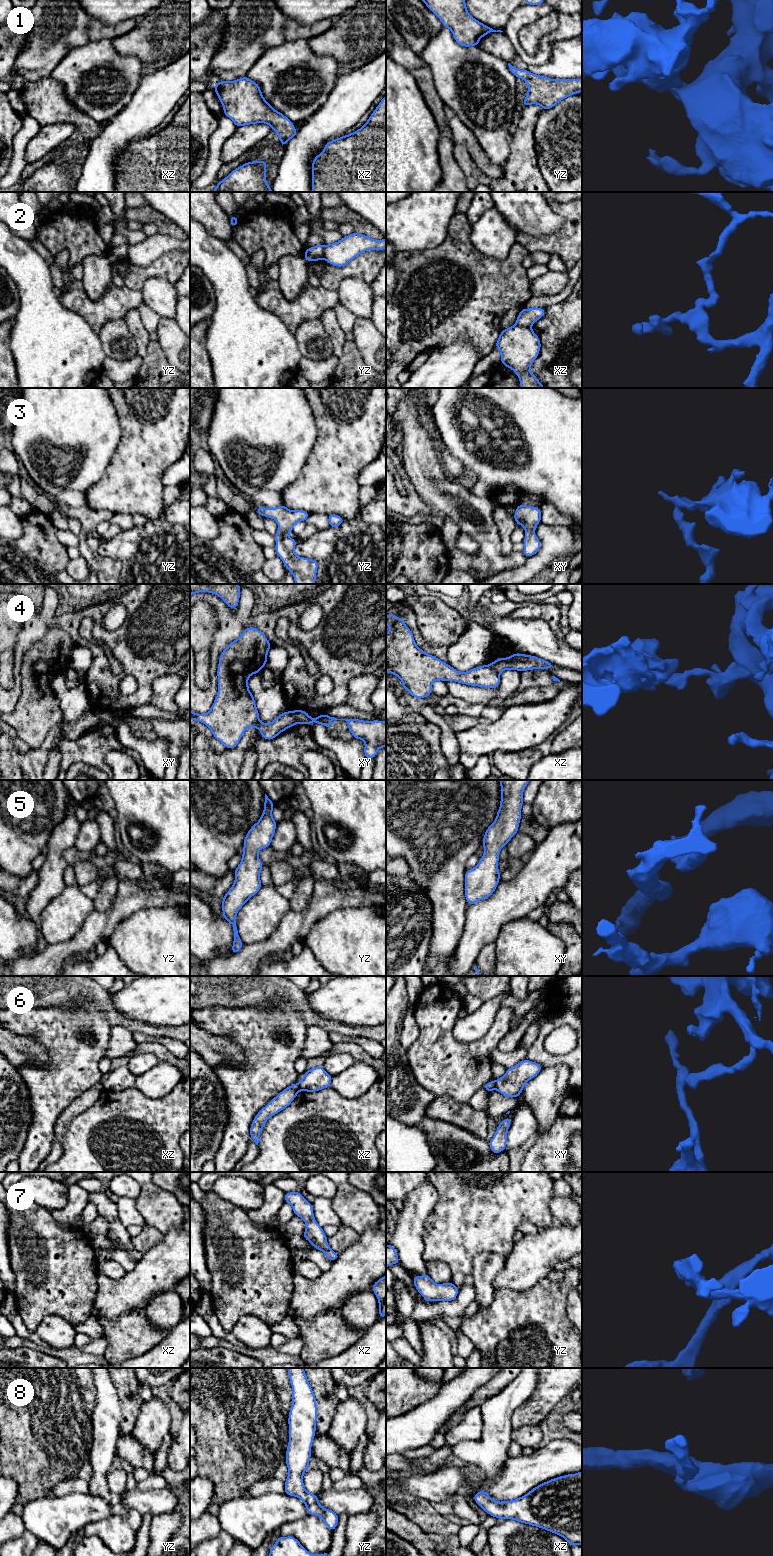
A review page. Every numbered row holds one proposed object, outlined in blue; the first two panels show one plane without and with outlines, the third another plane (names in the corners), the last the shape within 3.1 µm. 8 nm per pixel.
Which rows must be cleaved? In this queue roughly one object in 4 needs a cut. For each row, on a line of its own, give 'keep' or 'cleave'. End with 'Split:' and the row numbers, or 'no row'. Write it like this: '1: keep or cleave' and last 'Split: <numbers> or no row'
1: keep
2: cleave
3: keep
4: cleave
5: keep
6: cleave
7: keep
8: keep
Split: 2, 4, 6

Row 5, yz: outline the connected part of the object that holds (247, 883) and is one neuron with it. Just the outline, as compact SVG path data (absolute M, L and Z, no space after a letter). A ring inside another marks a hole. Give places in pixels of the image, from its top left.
M265 794L263 813L259 821L247 832L242 861L234 870L234 884L222 900L223 918L233 926L234 931L232 954L239 952L243 946L236 927L236 914L252 896L258 893L262 886L260 872L264 864L259 860L258 852L270 847L275 834L277 823L272 816L274 805Z

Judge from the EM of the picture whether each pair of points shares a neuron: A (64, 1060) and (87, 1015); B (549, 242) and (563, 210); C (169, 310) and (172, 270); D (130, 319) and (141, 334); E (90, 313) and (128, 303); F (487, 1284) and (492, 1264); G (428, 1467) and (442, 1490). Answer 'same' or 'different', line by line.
A: same
B: same
C: different
D: same
E: same
F: same
G: different

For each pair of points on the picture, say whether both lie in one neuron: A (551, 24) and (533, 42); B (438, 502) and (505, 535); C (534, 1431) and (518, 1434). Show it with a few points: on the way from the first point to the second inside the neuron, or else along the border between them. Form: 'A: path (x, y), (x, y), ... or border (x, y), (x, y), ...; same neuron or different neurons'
A: path (546, 27), (536, 37); same neuron
B: border (493, 509), (504, 554); different neurons
C: path (530, 1434), (522, 1434); same neuron

